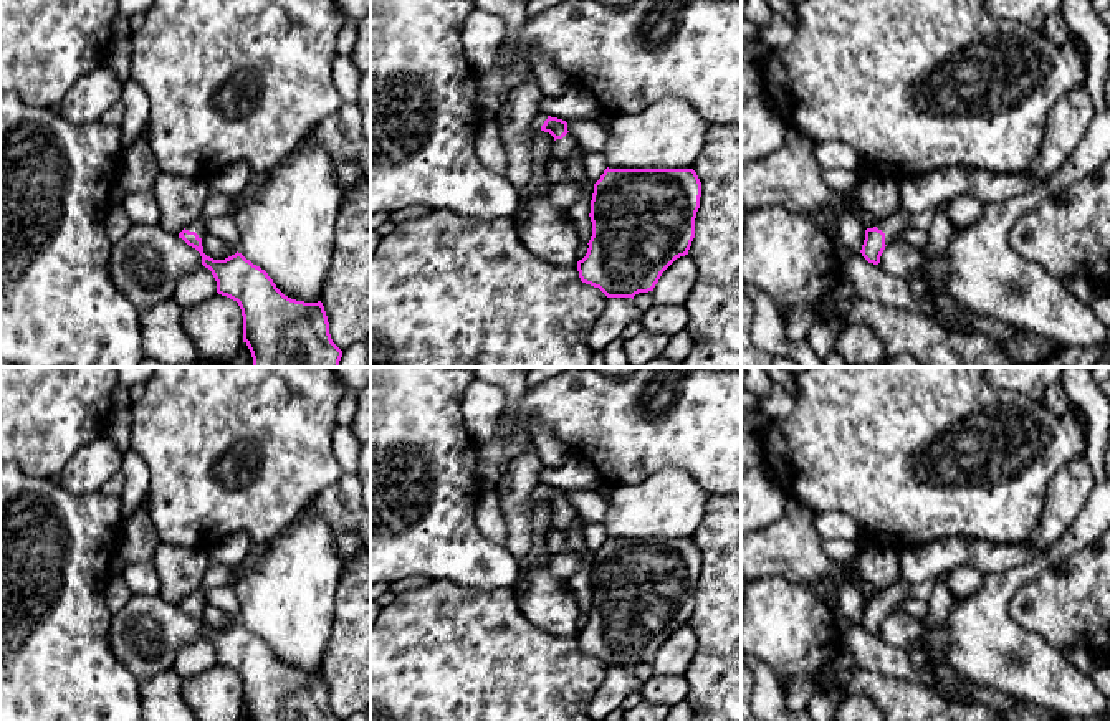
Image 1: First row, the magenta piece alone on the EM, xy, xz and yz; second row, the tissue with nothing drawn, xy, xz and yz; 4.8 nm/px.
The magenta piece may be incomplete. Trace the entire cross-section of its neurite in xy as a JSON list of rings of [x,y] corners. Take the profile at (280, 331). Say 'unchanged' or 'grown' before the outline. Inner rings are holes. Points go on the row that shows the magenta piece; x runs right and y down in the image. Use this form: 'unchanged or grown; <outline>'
grown; [[[200,217],[179,238],[200,253],[217,281],[217,293],[238,303],[253,367],[339,367],[342,351],[331,339],[321,301],[285,296],[265,270],[238,251],[225,260],[207,256],[205,235]]]

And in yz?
grown; [[[900,210],[880,222],[877,227],[867,228],[865,240],[860,250],[862,256],[868,263],[878,265],[885,246],[890,245],[893,236],[902,233],[908,225],[911,225],[911,215]]]

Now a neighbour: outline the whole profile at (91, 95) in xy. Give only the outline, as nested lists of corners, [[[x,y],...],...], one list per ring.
[[[103,63],[73,84],[58,112],[73,126],[101,121],[103,114],[121,99],[122,86],[124,83]]]

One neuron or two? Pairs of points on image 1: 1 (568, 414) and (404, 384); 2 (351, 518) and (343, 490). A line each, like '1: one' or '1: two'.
1: two
2: one

